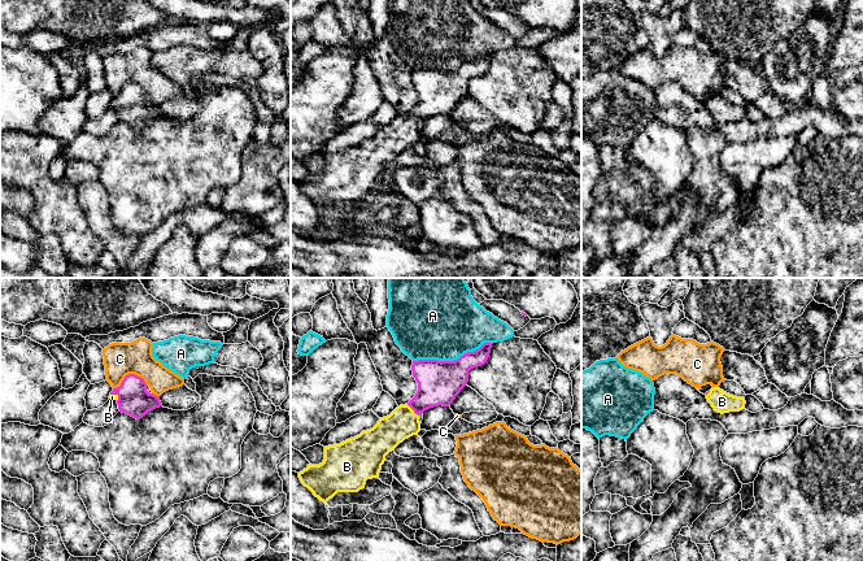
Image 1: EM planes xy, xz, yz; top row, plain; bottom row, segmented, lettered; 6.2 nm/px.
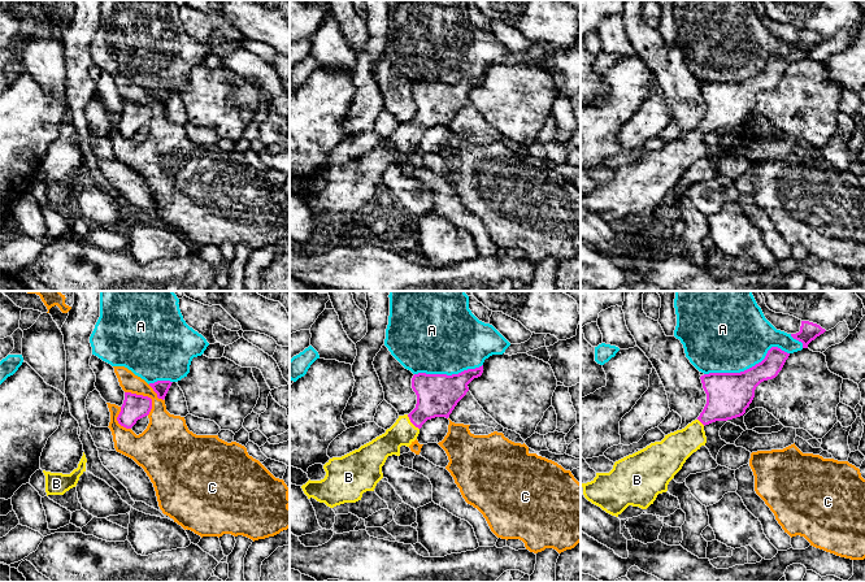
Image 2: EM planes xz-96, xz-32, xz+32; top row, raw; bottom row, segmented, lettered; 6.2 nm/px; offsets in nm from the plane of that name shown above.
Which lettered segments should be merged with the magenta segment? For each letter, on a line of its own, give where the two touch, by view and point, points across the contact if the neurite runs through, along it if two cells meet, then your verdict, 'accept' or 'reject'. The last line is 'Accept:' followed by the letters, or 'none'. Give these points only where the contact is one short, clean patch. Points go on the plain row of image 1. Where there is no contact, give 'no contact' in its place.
A: xz (452, 70) | reject
B: xz (413, 118) | across xz (439, 91), (413, 118), (402, 131) | accept
C: xy (129, 83) | along xy (147, 92), (134, 83), (127, 83), (113, 98) | reject
Accept: B

